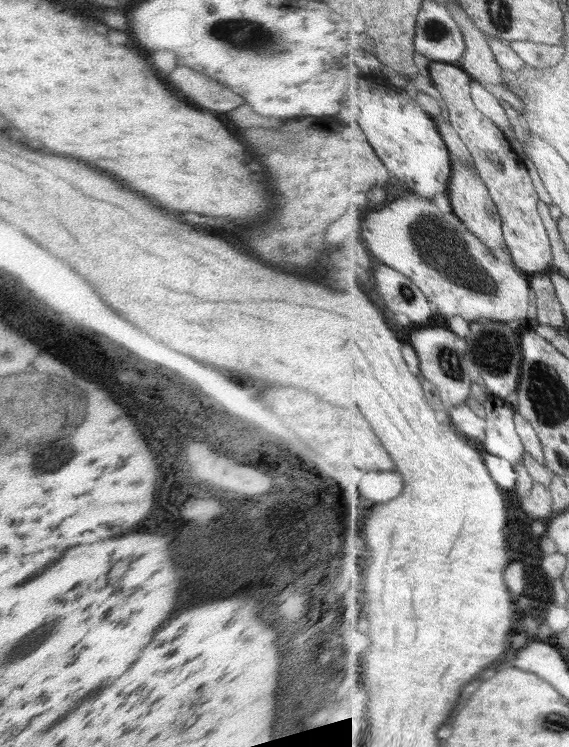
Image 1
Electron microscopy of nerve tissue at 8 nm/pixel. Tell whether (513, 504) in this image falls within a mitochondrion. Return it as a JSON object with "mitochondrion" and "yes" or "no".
{"mitochondrion":"no"}

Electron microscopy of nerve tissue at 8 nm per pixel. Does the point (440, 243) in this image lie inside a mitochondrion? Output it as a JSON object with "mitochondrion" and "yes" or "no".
{"mitochondrion":"yes"}

